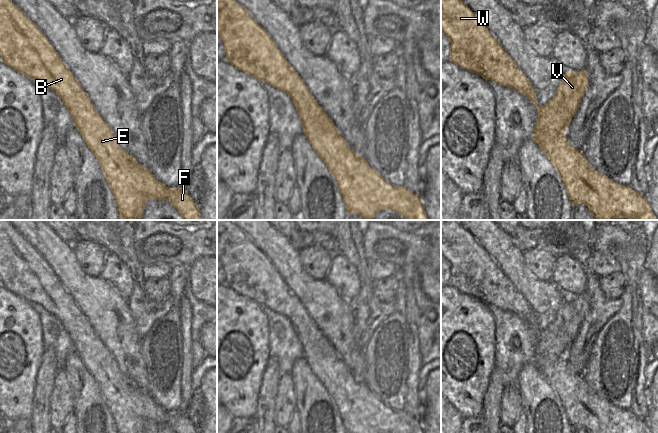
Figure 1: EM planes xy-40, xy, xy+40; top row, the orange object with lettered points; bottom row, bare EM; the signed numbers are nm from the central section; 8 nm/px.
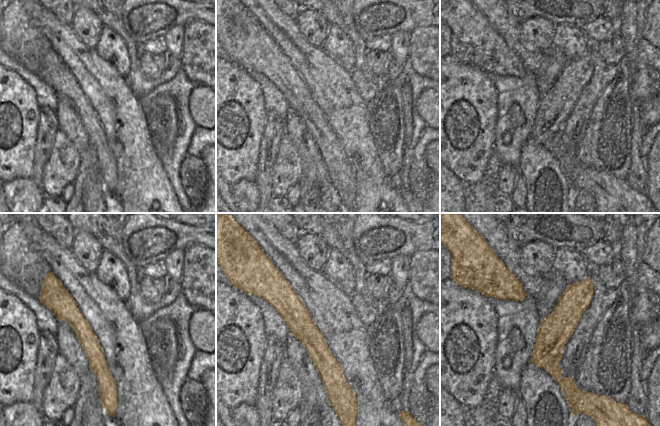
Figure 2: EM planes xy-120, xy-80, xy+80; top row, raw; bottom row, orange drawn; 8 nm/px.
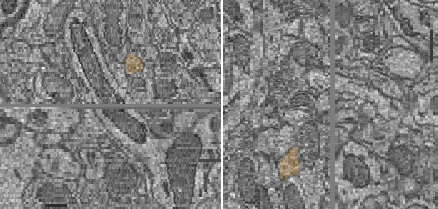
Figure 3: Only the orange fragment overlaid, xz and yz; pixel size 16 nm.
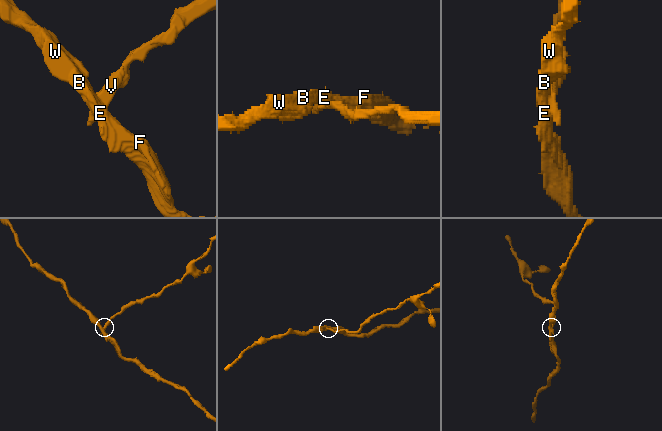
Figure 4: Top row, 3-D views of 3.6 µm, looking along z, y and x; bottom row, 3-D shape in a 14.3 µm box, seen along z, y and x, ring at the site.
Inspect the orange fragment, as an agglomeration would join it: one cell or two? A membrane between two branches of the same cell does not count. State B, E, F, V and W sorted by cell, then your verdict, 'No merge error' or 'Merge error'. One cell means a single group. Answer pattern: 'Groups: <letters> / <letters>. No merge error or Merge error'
Groups: B E F W / V. Merge error.

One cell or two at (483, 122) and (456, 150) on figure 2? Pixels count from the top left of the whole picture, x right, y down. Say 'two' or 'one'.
one

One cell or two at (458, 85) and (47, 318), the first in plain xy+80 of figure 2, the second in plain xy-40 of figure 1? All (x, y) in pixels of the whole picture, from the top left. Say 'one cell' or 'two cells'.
two cells

